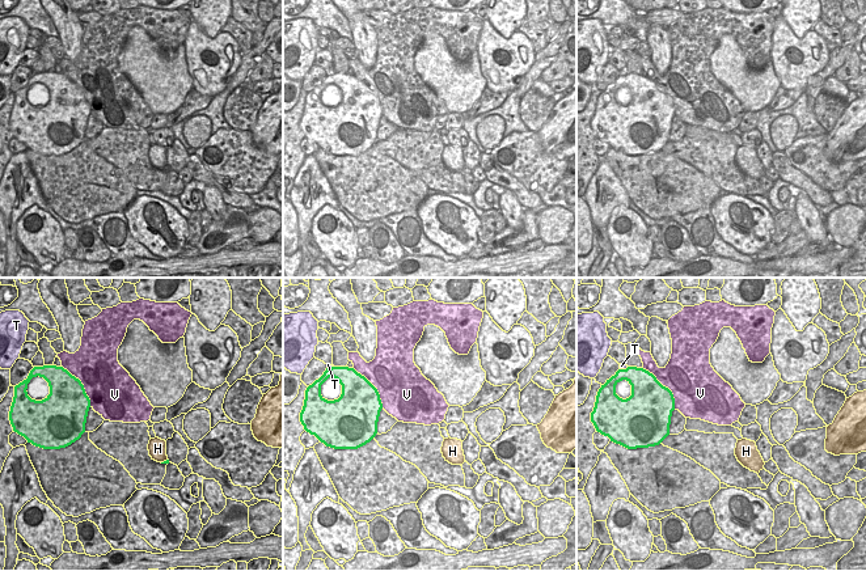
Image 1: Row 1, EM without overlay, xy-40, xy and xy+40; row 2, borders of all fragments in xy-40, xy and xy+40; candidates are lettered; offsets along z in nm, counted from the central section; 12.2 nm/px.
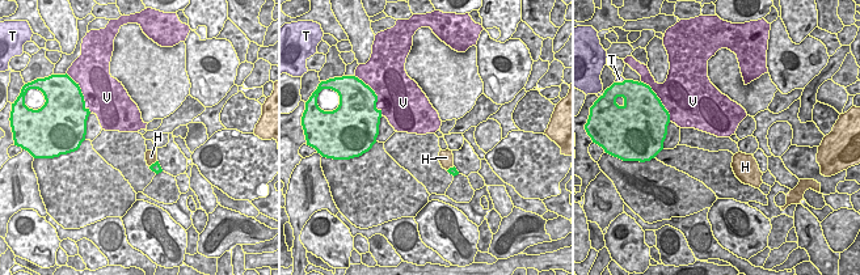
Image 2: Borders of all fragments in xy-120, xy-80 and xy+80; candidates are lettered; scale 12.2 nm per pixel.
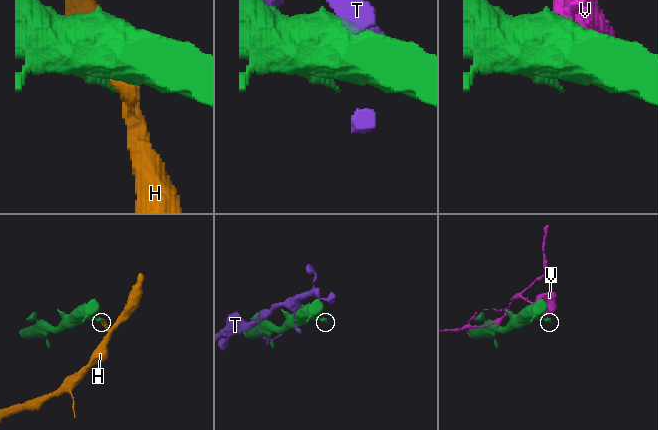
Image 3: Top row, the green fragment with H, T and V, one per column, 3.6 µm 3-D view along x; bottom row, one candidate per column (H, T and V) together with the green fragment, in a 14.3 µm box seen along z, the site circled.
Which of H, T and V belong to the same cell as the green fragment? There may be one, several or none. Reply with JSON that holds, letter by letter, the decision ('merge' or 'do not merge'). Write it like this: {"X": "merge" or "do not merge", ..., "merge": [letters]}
{"H": "do not merge", "T": "do not merge", "V": "do not merge", "merge": []}

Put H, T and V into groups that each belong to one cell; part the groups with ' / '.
H / T / V

